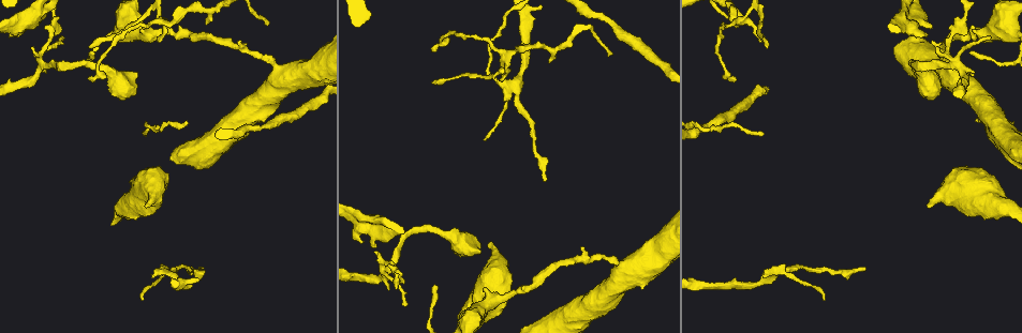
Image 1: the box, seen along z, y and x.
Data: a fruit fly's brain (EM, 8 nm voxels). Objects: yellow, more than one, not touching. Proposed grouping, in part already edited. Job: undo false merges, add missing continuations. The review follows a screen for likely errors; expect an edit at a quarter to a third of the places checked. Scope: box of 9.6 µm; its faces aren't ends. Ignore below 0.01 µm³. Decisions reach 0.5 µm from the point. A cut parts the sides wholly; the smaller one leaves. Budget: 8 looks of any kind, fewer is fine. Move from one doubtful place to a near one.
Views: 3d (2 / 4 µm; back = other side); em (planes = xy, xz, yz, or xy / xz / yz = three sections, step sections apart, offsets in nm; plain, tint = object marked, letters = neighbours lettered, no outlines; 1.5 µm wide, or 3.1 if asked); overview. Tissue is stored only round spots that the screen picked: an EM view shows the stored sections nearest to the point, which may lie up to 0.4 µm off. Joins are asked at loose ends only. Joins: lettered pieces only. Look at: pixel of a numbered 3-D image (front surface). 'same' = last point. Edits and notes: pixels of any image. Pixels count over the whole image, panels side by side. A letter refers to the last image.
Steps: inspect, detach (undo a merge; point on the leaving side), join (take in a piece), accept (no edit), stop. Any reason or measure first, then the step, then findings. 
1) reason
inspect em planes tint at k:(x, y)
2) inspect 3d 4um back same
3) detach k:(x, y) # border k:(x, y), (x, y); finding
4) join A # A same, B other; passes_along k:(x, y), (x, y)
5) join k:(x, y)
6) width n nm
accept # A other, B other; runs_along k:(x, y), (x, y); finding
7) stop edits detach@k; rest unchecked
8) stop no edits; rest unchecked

inspect 3d 4um at 1:(373, 230)

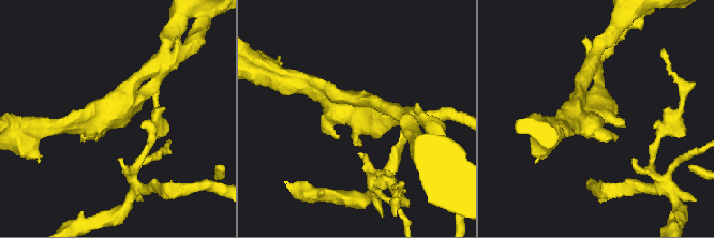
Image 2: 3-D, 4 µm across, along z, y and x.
inspect em planes letters at 2:(595, 119)

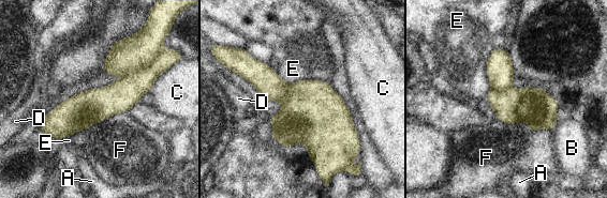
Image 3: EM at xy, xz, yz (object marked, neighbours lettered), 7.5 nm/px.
width 280 nm
detach 3:(119, 96) # A other, B other, C other, D other, E other, F other; border 3:(153, 62), (124, 76); two neurons meet here

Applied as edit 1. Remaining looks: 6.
inspect 3d 2um at 1:(161, 20)

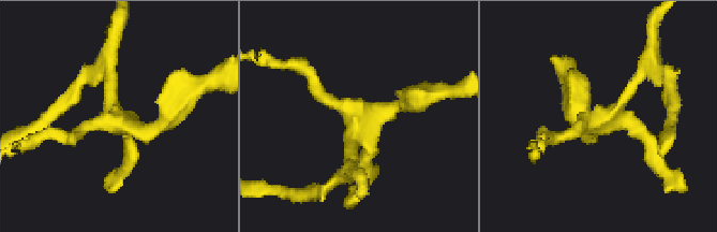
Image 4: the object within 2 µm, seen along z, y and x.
inspect em xz step 8 tint at 4:(362, 118)

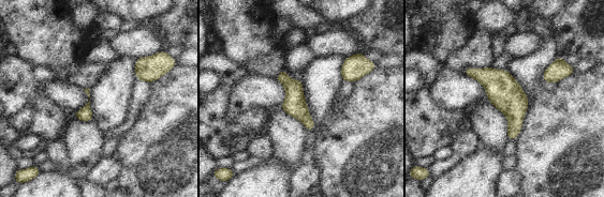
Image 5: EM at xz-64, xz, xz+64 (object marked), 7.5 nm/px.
another direction
inspect em planes letters same

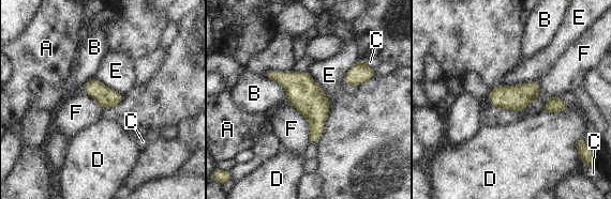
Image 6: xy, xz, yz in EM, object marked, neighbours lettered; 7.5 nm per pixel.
accept # A other, B other, C other, D other, E other, F other; border 6:(539, 80), (501, 86); all the same neuron

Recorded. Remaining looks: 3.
end of a long branch
inspect 3d 2um at 1:(735, 77)

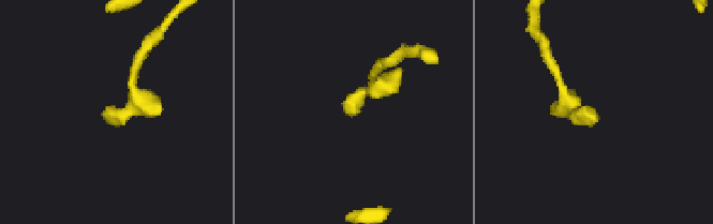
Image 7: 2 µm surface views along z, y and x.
now the EM
inspect em xz step 8 tint at 7:(591, 117)

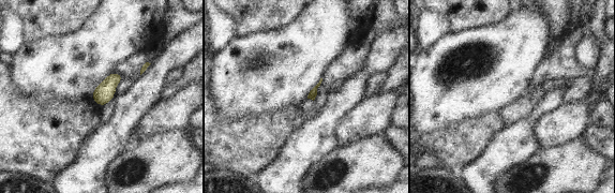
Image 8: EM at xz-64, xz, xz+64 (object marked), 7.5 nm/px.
inspect em planes letters same

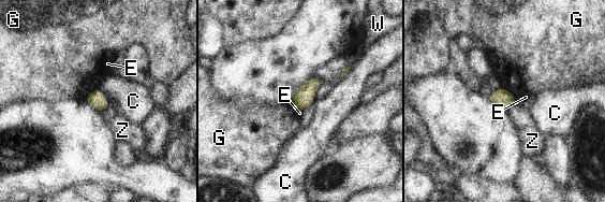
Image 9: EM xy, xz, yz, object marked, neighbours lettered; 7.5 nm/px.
accept # C other, E other, G other, W other, Z other; no lettered piece goes on from it

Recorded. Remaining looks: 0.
stop edits detach@3; rest unchecked

